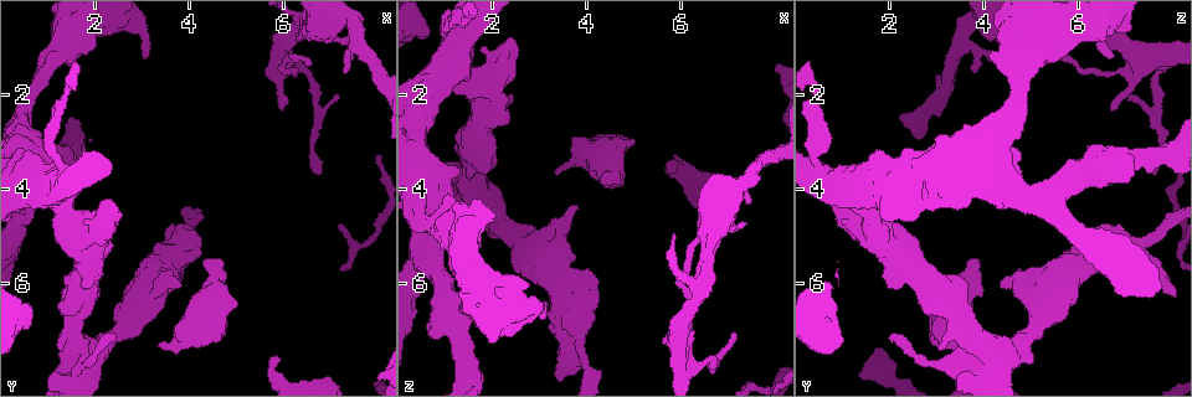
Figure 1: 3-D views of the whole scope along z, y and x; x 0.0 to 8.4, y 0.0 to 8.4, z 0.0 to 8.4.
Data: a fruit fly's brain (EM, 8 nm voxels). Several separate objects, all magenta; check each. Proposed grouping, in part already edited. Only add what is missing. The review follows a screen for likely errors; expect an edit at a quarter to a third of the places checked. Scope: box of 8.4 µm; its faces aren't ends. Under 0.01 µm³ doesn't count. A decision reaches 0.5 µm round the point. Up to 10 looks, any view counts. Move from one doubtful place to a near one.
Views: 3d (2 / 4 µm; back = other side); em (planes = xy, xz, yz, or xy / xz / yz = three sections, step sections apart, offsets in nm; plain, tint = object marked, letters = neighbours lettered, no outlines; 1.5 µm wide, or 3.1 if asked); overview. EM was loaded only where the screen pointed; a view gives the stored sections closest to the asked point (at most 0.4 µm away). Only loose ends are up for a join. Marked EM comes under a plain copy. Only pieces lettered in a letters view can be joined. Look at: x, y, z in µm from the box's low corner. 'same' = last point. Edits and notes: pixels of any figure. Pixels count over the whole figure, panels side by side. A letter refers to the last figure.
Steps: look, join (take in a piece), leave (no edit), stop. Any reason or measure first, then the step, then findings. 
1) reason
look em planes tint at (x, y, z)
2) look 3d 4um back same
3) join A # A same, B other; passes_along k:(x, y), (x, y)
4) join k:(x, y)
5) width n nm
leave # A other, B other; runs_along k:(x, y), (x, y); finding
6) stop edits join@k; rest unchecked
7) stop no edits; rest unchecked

branch stops here
look em planes tint at (6.00, 2.30, 6.70)

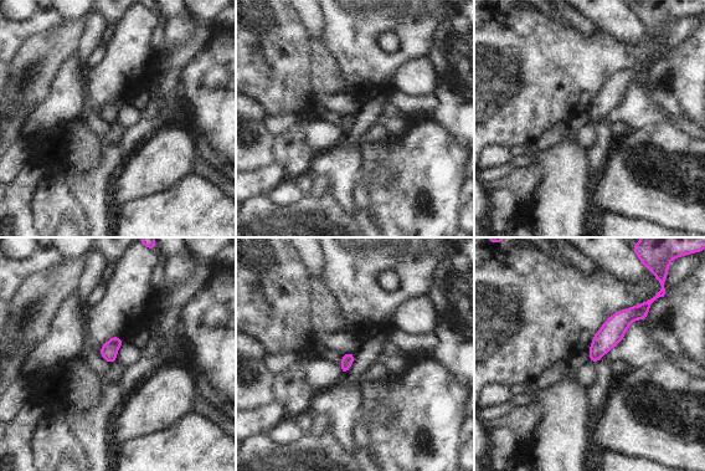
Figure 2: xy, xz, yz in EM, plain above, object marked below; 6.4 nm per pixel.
look em planes letters same

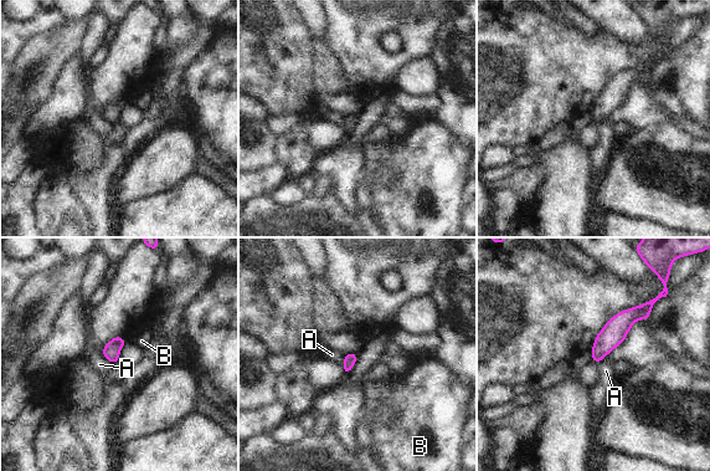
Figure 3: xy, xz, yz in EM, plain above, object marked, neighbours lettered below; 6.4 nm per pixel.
leave # A other, B other; runs_along 3:(648, 305), (633, 313), (595, 358); no lettered piece goes on from it

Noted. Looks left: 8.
tapers out
look 3d 2um at (6.75, 3.70, 7.60)

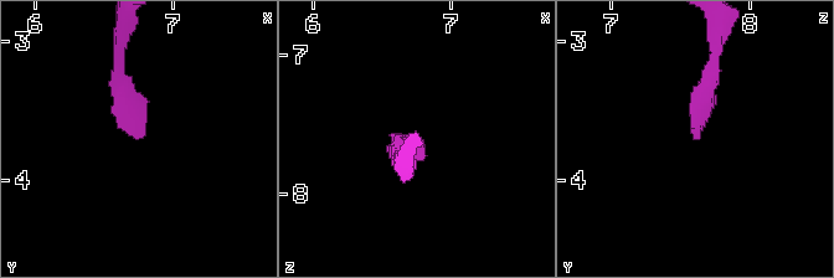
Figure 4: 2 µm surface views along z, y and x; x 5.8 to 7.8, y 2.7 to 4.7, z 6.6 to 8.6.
now the EM
look em xz step 4 tint at (6.76, 3.72, 7.60)

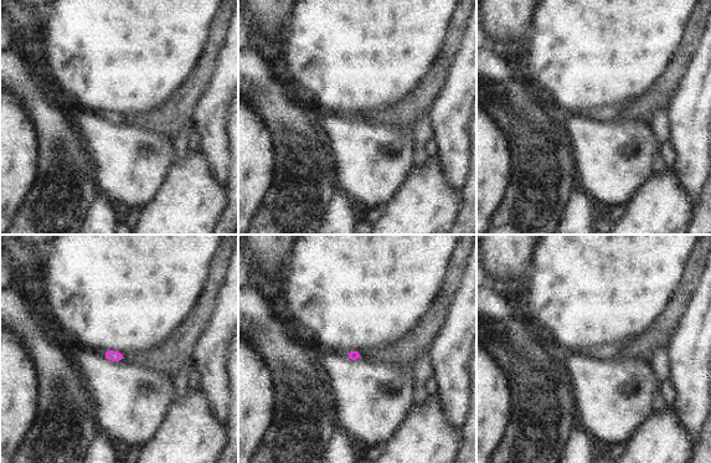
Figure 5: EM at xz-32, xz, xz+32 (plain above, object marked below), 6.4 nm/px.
another direction
look em planes letters same

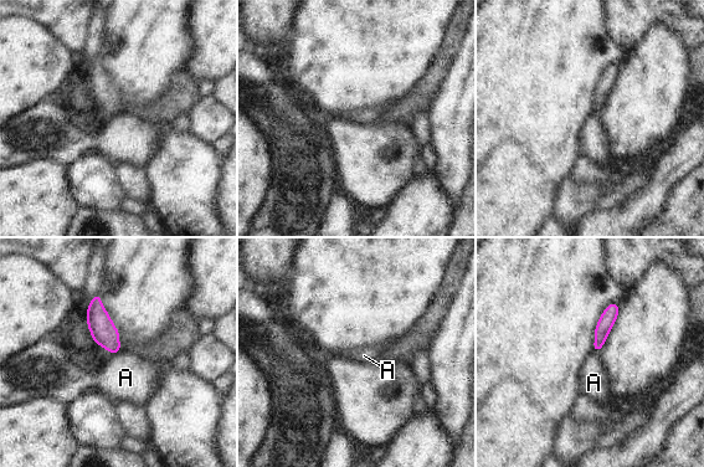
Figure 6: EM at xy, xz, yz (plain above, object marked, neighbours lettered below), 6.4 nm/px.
leave # A other; runs_along 6:(613, 306), (596, 348); no lettered piece goes on from it

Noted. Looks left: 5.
branch stops here
look em planes letters at (4.30, 5.55, 3.85)

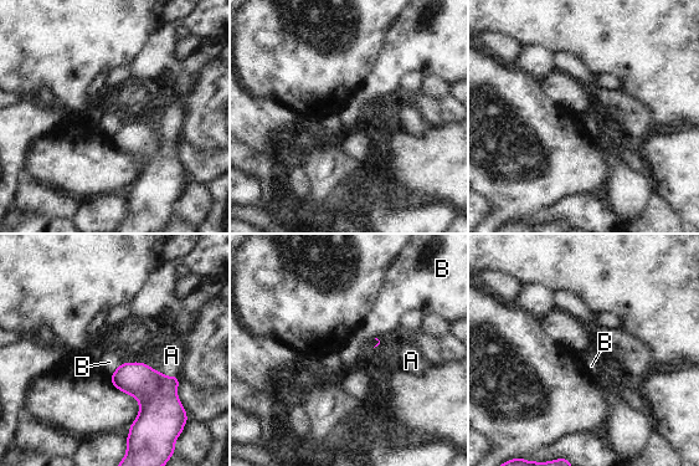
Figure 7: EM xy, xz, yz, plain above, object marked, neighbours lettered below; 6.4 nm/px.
join A # A same, B other; it goes on there

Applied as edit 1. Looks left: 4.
an open end
look em xz step 8 tint at (3.10, 1.25, 6.75)

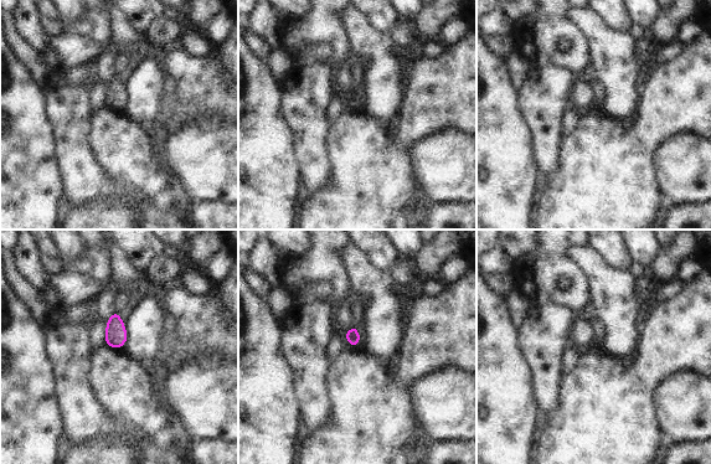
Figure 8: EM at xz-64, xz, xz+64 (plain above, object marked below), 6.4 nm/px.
what lies round it
look em xz step 8 letters same

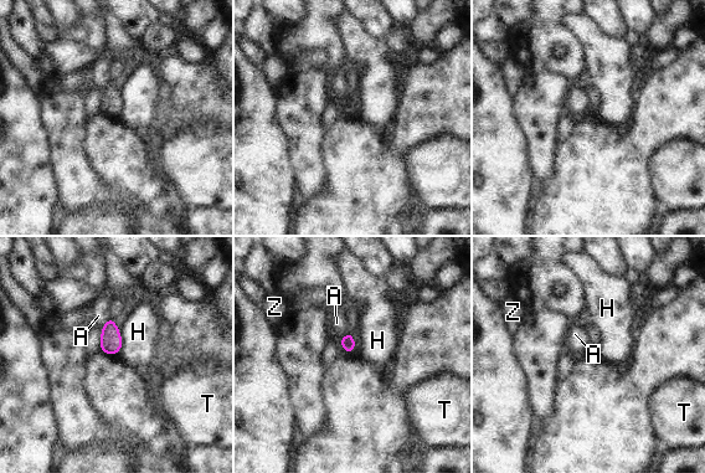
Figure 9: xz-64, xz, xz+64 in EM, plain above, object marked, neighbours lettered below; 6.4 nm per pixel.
leave # A other, H other, T other, Z other; border 9:(119, 328), (122, 346), (114, 354); none of them fits

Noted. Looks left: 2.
stop edits join@7; rest unchecked

